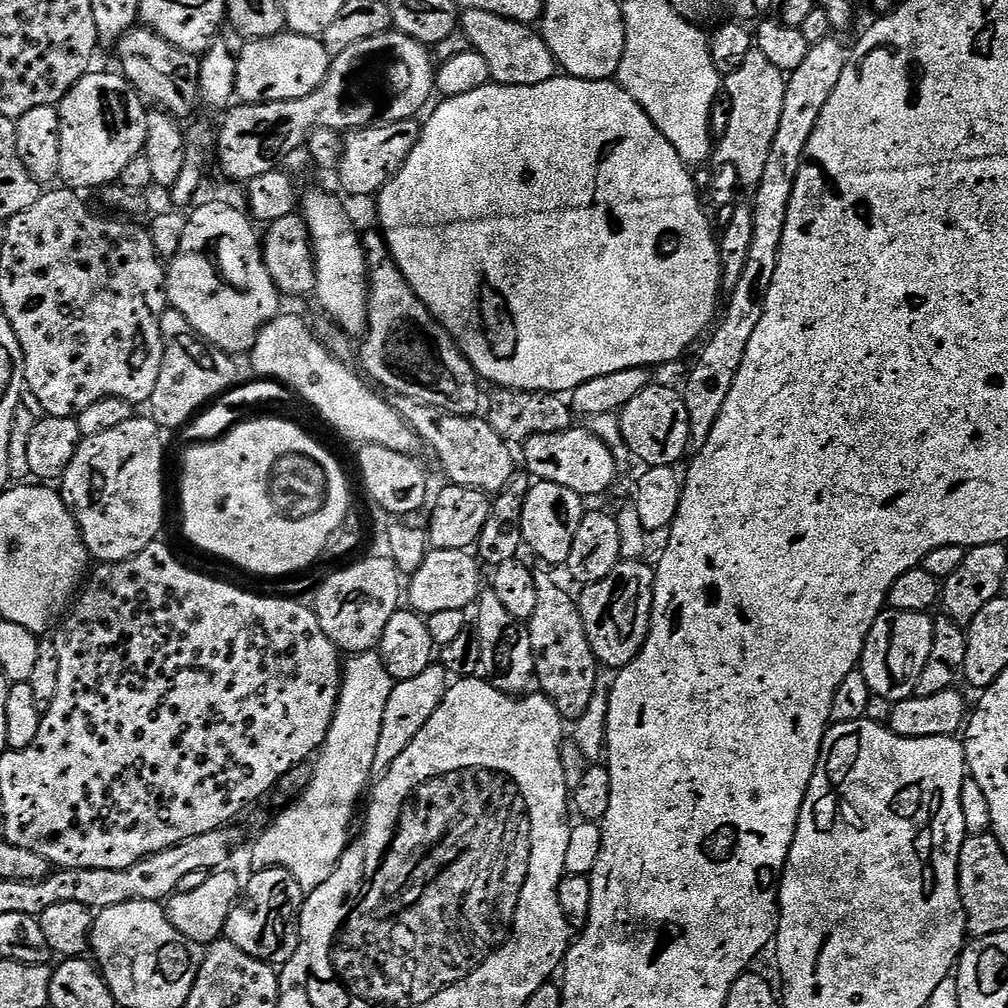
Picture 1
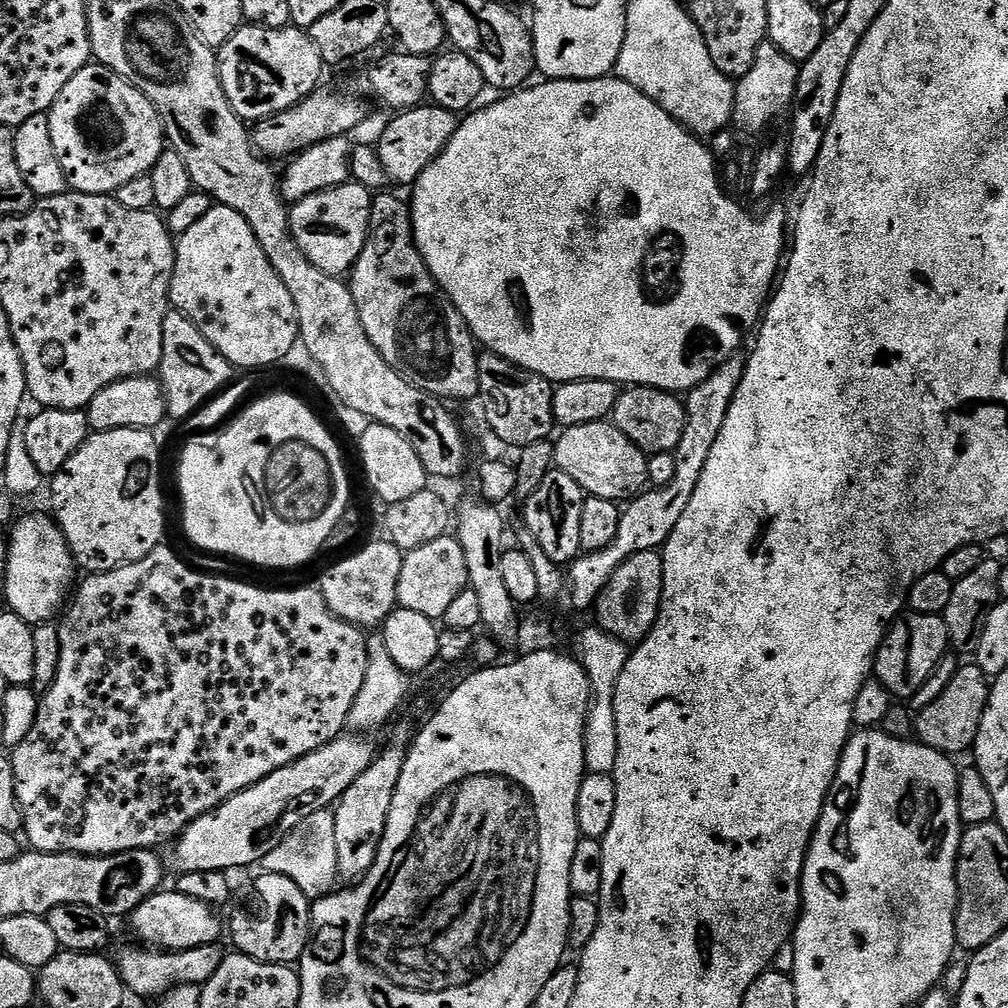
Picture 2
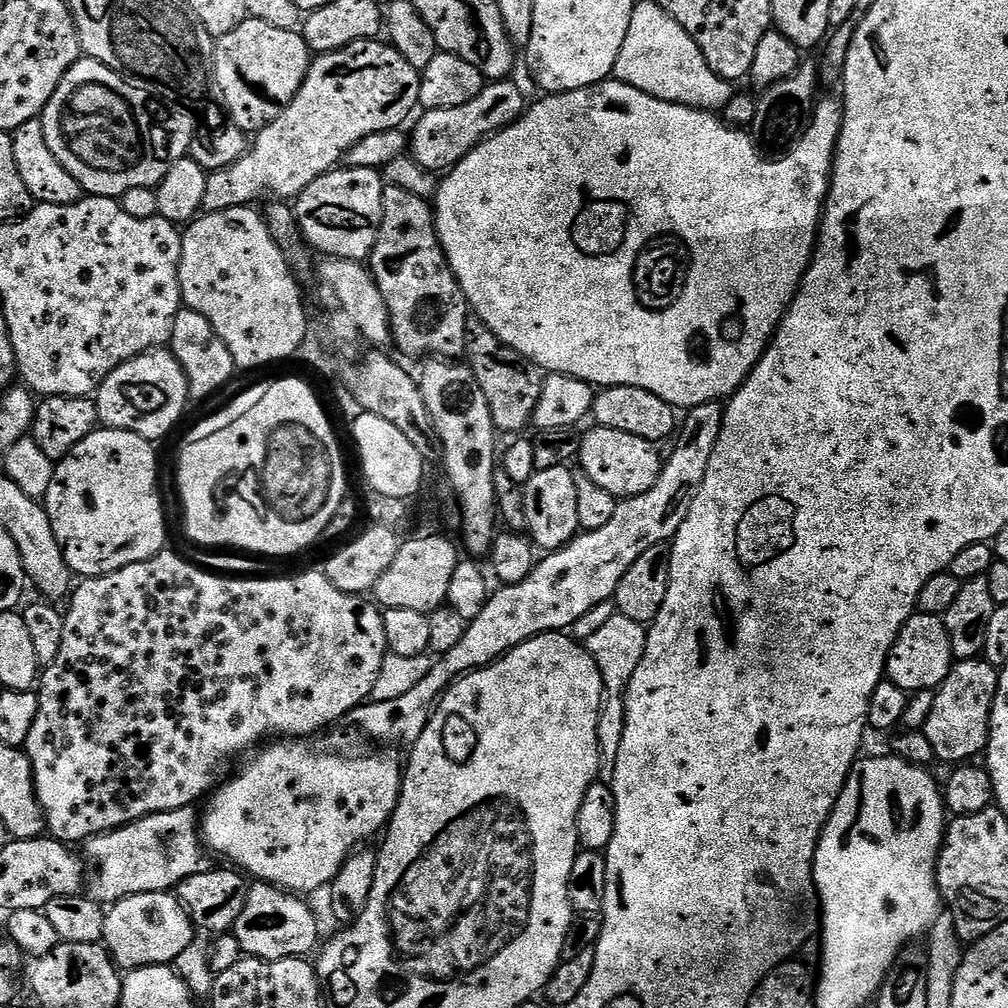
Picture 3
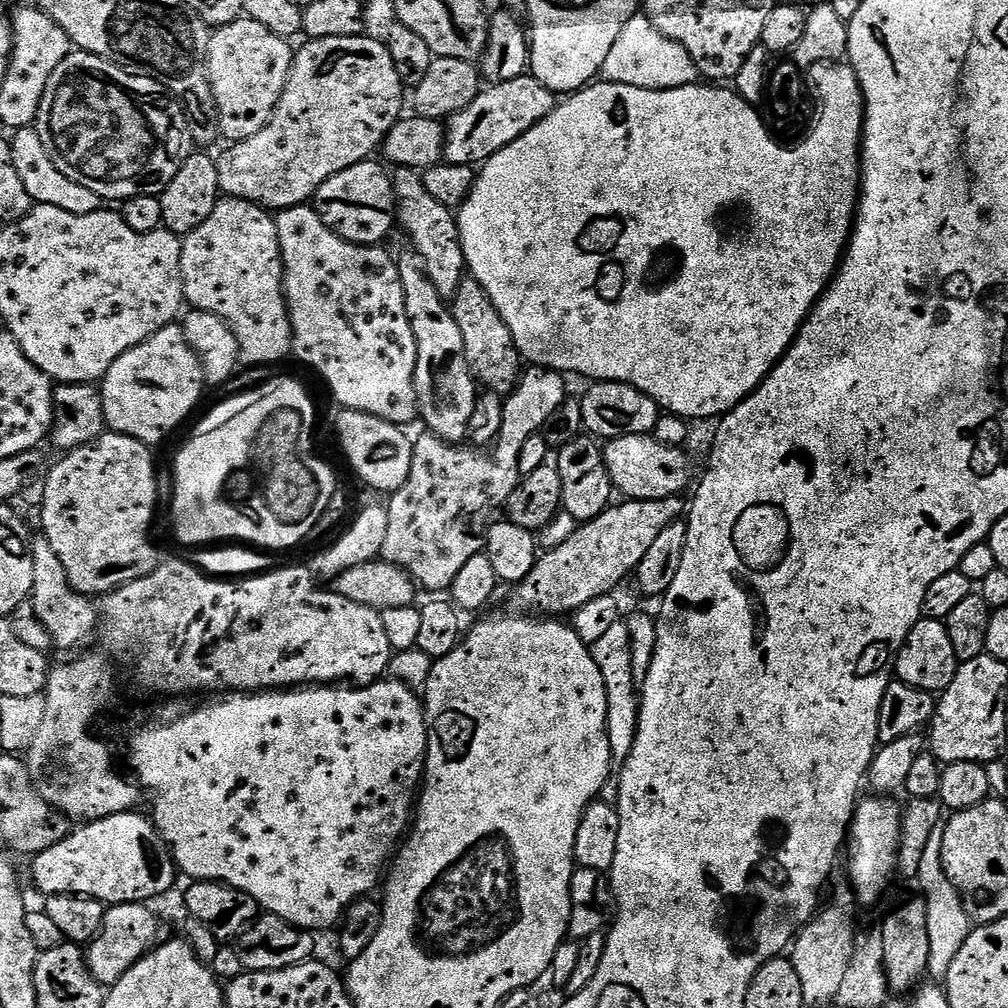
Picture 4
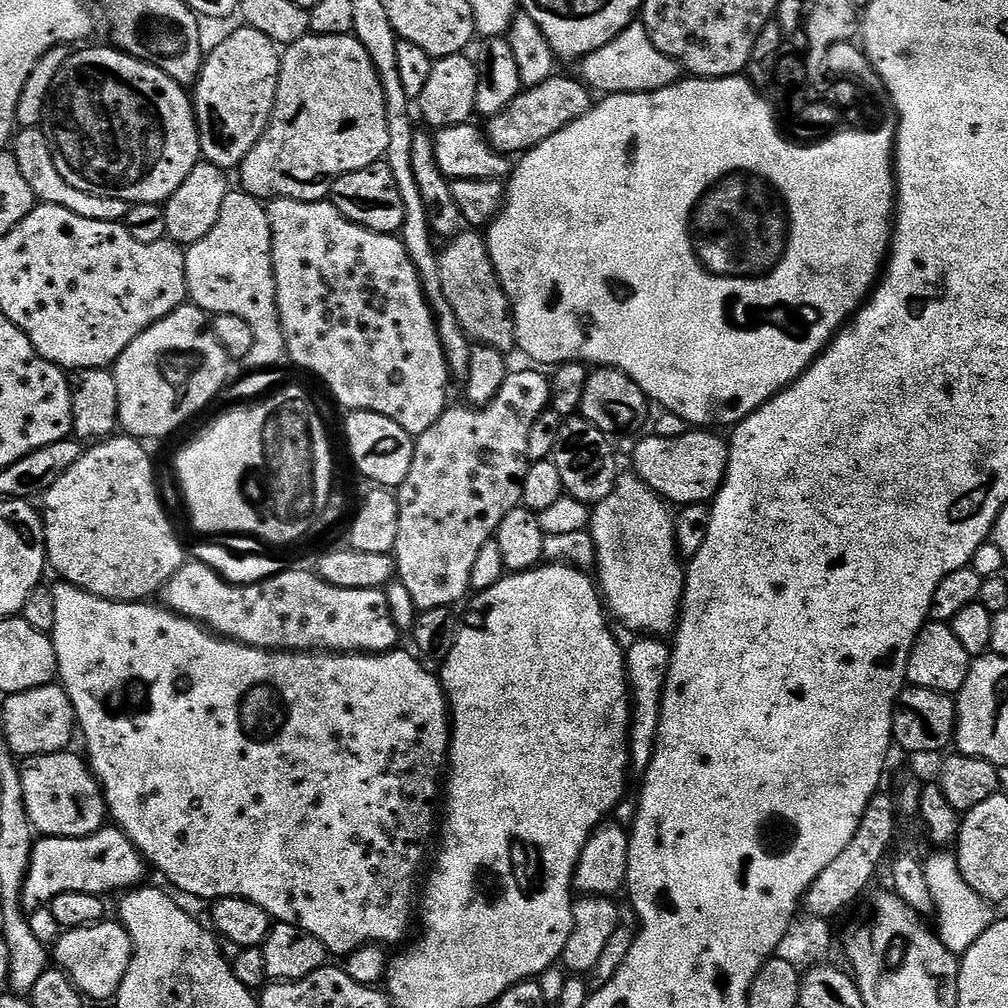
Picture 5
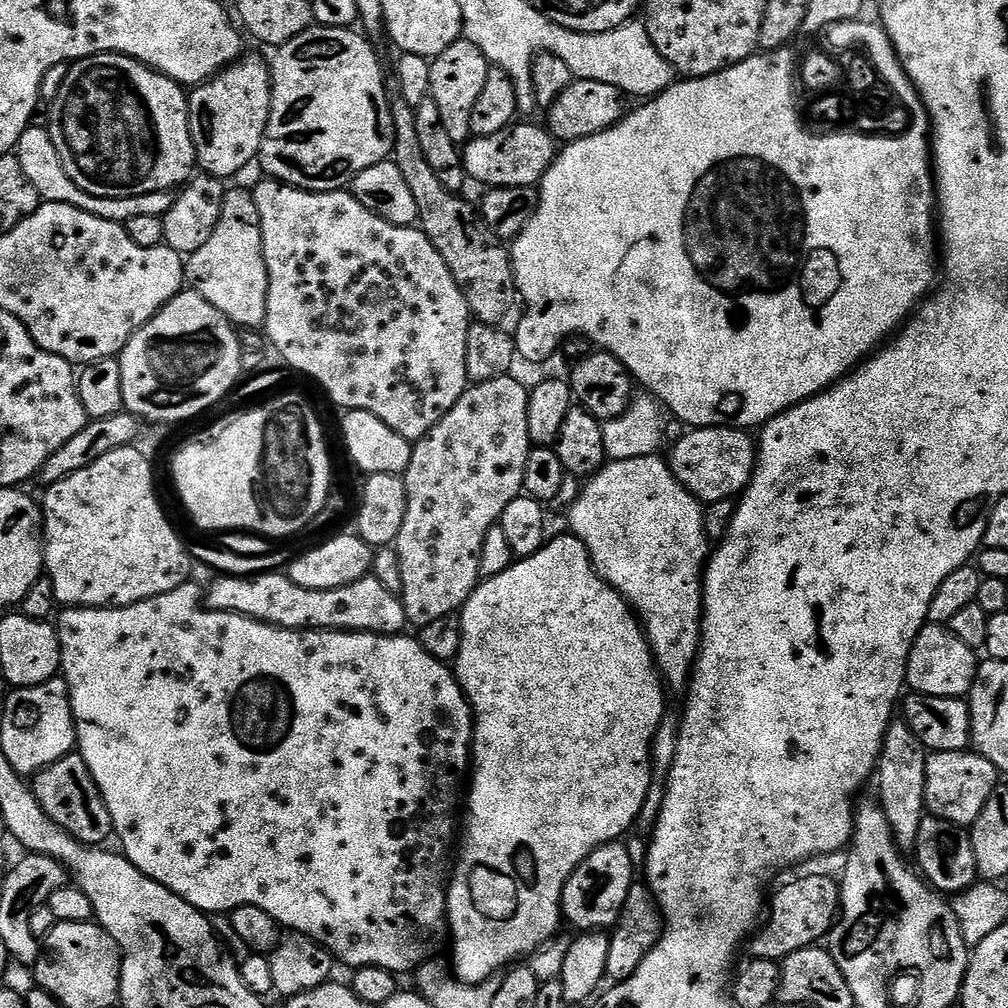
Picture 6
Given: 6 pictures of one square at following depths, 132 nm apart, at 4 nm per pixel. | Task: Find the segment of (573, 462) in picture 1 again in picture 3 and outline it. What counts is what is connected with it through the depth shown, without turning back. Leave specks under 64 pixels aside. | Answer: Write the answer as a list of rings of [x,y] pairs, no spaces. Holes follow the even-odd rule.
[[[592,426],[588,433],[580,436],[579,471],[617,498],[646,494],[646,490],[650,490],[660,477],[662,452],[660,456],[656,448],[659,447],[653,441],[643,440],[634,434]]]

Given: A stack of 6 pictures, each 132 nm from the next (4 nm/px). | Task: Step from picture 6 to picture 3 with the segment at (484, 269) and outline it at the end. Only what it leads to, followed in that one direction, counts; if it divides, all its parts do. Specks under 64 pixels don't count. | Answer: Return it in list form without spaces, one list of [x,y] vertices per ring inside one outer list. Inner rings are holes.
[[[469,326],[466,330],[464,352],[466,363],[472,369],[478,386],[482,386],[482,394],[486,394],[486,402],[490,402],[490,414],[494,418],[497,433],[523,433],[520,431],[532,424],[538,398],[542,398],[546,375],[544,369],[527,360],[525,356],[518,355],[512,348],[504,347],[500,339],[483,326]]]

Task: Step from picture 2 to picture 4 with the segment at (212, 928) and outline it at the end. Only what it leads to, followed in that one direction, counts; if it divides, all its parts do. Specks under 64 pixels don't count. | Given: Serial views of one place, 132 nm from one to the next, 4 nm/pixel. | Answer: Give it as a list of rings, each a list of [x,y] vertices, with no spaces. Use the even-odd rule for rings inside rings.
[[[147,903],[114,904],[104,913],[100,933],[86,952],[88,968],[97,981],[105,986],[119,982],[131,968],[161,943],[160,920]]]

